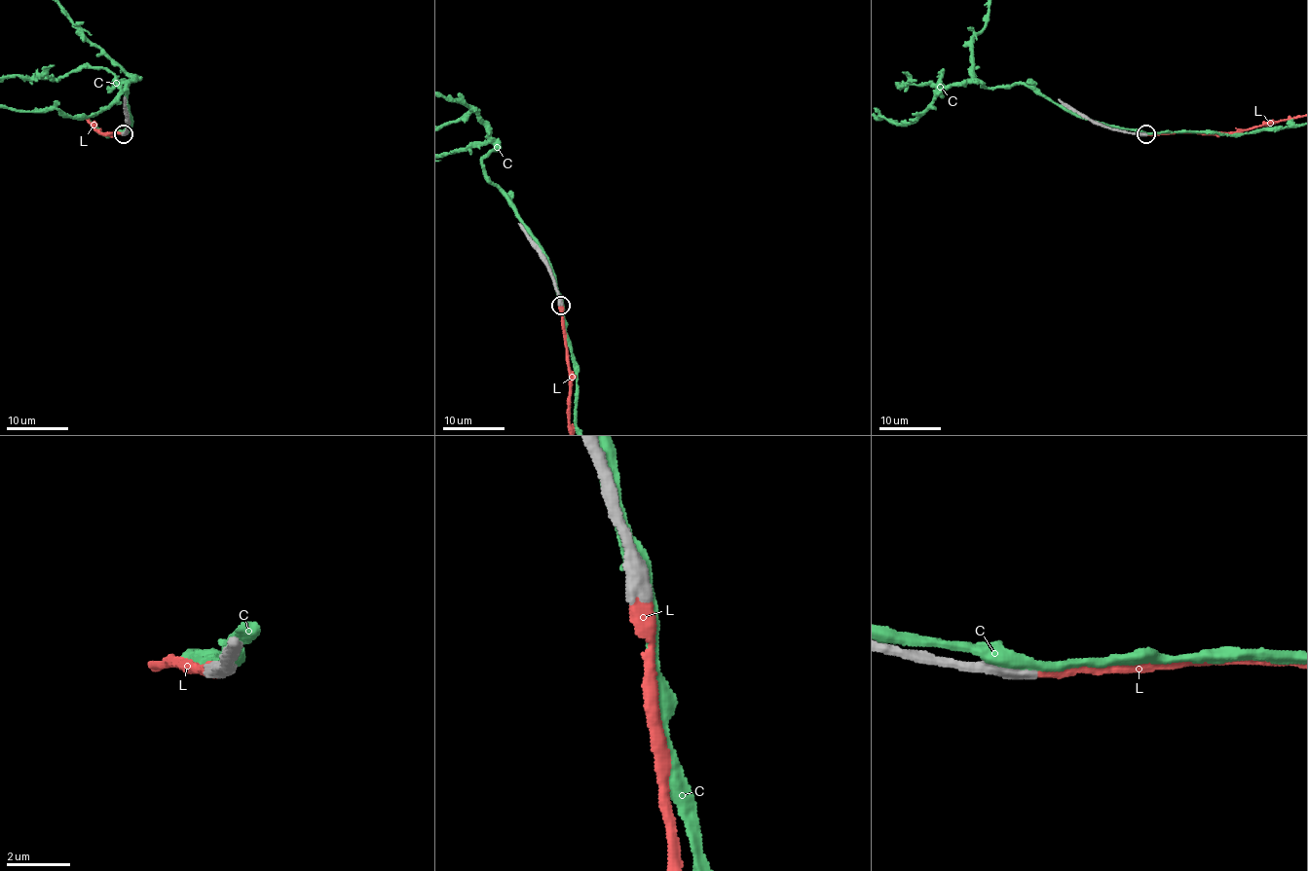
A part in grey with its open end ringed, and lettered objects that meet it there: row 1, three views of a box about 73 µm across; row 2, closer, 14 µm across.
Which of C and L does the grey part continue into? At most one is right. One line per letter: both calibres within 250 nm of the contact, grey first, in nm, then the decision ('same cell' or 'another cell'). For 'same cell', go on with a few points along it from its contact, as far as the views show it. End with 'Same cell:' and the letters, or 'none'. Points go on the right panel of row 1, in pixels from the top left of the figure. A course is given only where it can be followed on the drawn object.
C: calibres 650 and 440 nm; another cell
L: calibres 550 and 440 nm; same cell
Same cell: L

